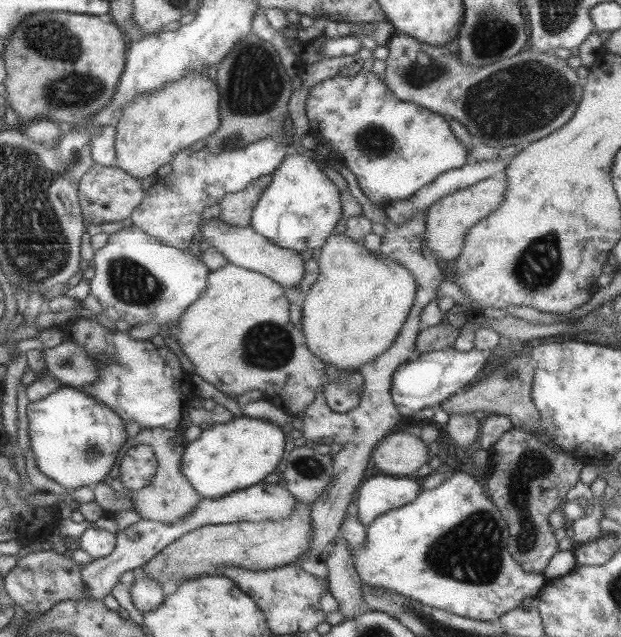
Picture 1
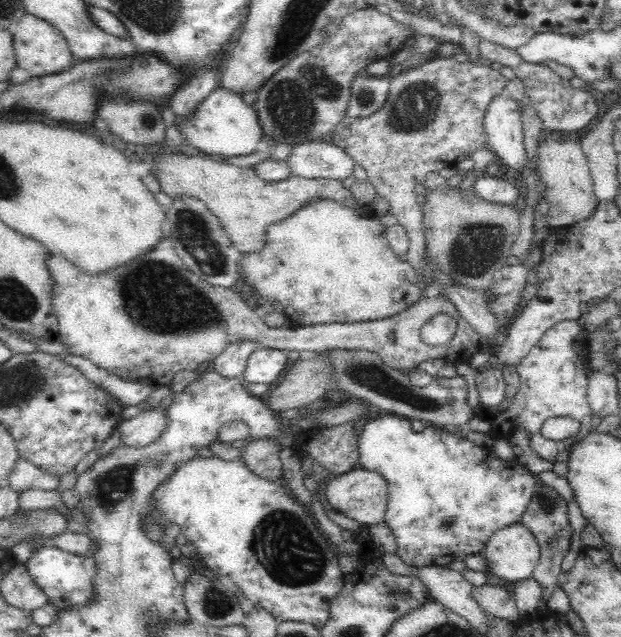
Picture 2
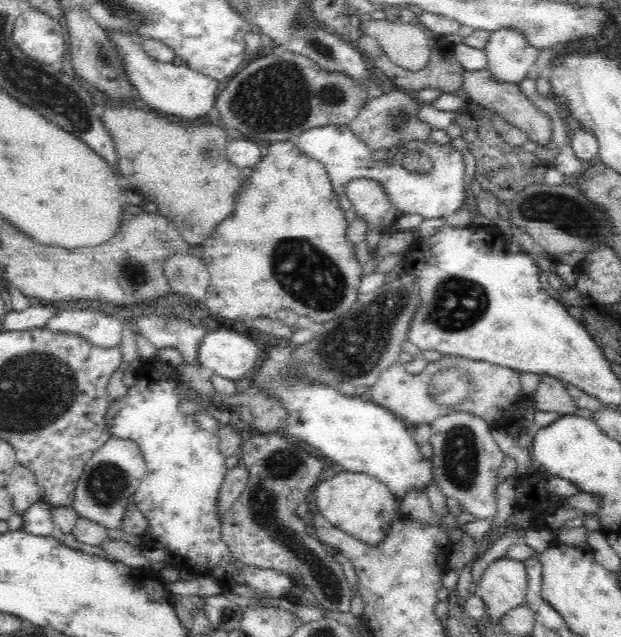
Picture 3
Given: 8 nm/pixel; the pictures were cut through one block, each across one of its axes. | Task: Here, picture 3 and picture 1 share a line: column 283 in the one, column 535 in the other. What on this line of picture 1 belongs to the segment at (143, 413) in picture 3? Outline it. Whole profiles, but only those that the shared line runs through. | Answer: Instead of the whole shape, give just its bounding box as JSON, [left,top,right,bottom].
[351,471,548,621]

